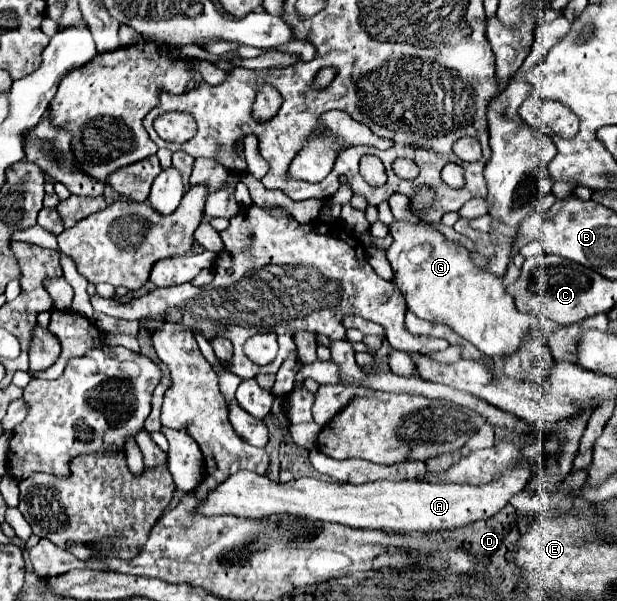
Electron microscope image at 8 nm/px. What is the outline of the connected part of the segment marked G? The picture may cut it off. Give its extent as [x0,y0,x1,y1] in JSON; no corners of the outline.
[387,187,535,357]

